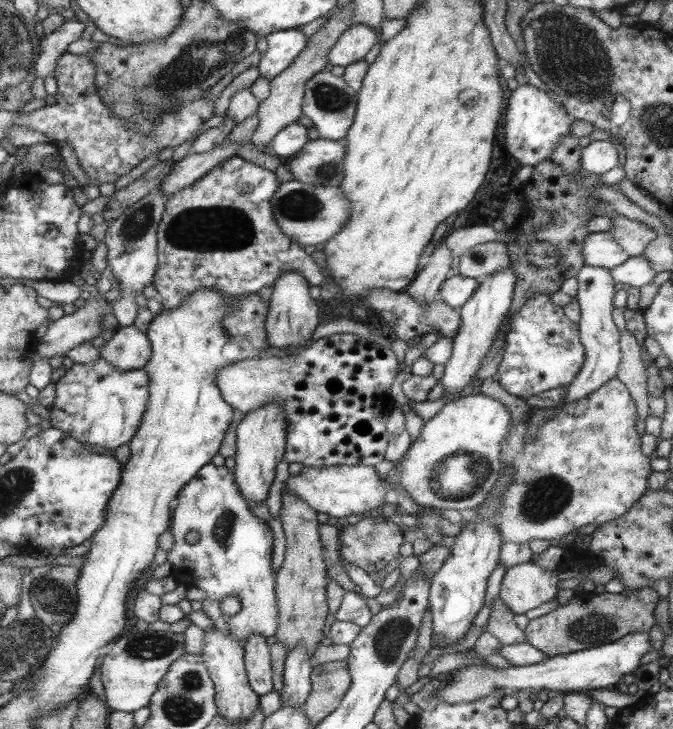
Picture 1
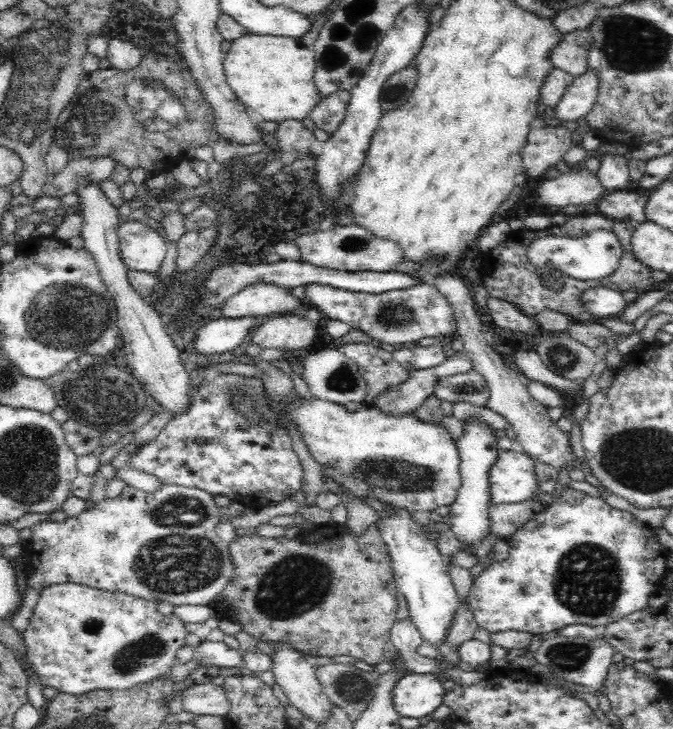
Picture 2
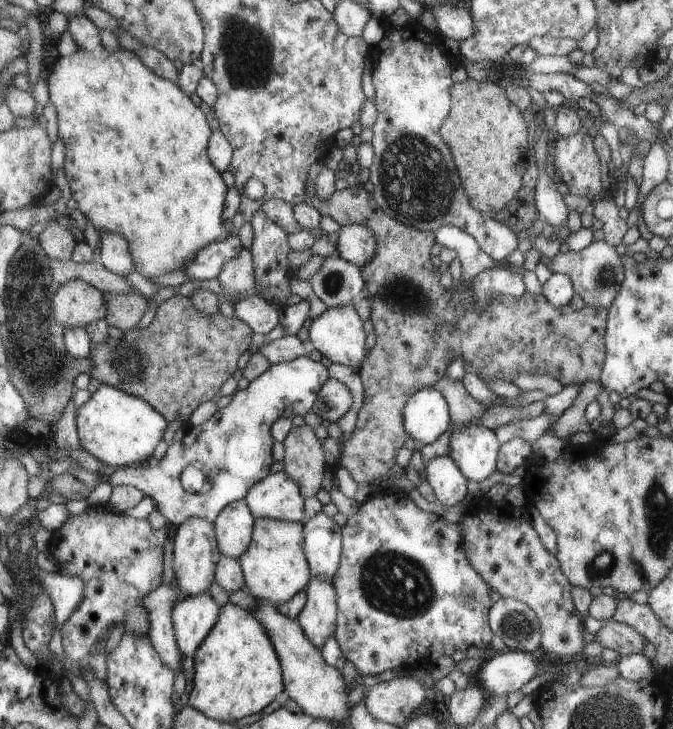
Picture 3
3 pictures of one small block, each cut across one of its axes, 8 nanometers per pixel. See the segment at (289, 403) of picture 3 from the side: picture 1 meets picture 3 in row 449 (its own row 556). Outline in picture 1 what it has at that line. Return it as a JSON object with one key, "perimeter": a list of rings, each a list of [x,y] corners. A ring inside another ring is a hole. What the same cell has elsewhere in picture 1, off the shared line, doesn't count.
{"perimeter":[[[206,464],[198,471],[182,490],[175,496],[176,504],[172,507],[171,526],[169,532],[173,536],[172,548],[167,552],[167,561],[171,563],[170,576],[177,585],[183,585],[187,589],[198,588],[203,590],[207,597],[201,601],[202,611],[211,619],[217,630],[226,633],[235,641],[243,645],[250,635],[260,635],[263,639],[274,636],[278,627],[278,607],[276,594],[273,594],[273,570],[271,570],[271,532],[268,524],[263,524],[260,518],[255,518],[245,499],[239,496],[233,476],[225,465],[213,466]],[[194,530],[199,534],[199,539],[194,544],[185,541],[185,534]],[[226,595],[234,595],[239,598],[241,610],[234,616],[225,616],[218,607],[219,599]]]}

